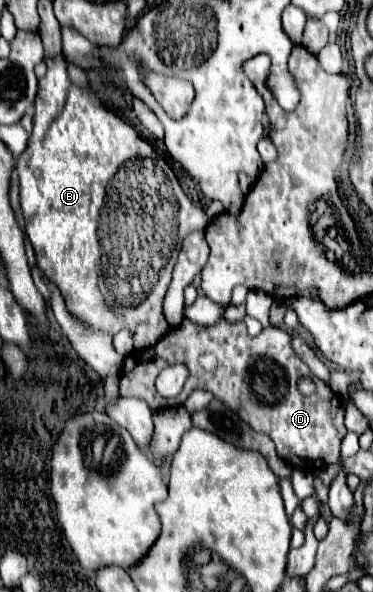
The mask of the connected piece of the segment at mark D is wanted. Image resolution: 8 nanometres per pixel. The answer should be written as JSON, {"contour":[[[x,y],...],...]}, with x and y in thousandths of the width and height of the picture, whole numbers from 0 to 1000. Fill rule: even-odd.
{"contour":[[[491,537],[491,544],[475,554],[458,554],[416,584],[357,591],[335,605],[324,628],[324,669],[378,672],[405,693],[421,693],[437,686],[491,682],[523,655],[560,659],[576,672],[592,672],[592,679],[625,689],[625,696],[635,696],[641,706],[678,726],[716,733],[737,747],[748,774],[786,784],[834,784],[845,777],[861,777],[866,784],[903,784],[909,750],[930,733],[920,716],[920,676],[855,639],[839,639],[850,662],[839,669],[812,669],[796,659],[796,642],[807,635],[839,639],[828,618],[791,598],[780,564],[753,554],[721,551],[678,571],[662,564],[657,544],[587,541],[566,551],[539,551]],[[464,615],[496,615],[507,625],[507,639],[485,666],[469,672],[405,669],[426,628]]]}

